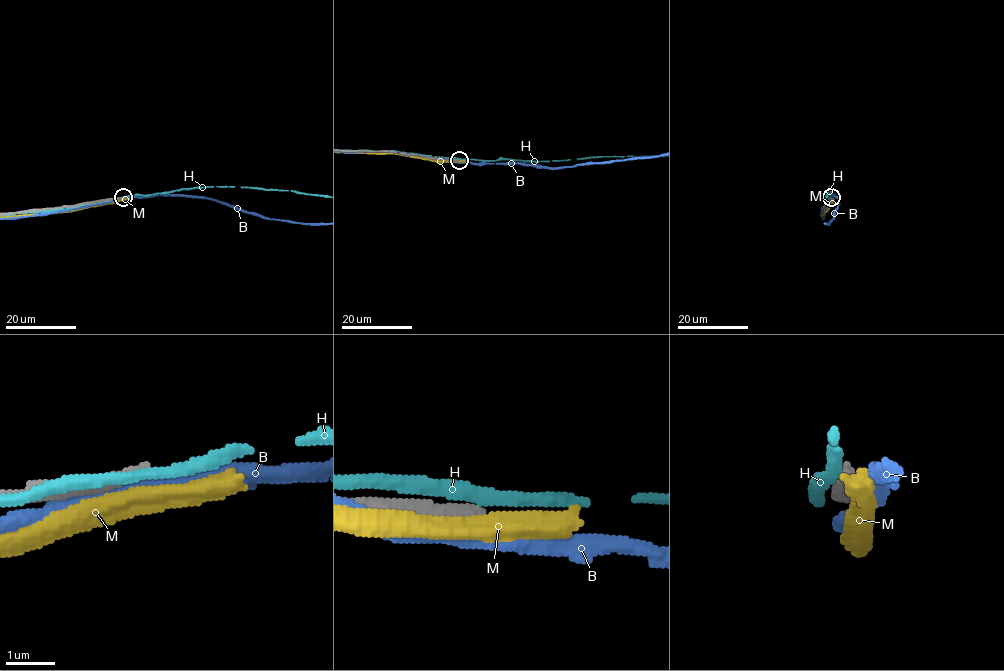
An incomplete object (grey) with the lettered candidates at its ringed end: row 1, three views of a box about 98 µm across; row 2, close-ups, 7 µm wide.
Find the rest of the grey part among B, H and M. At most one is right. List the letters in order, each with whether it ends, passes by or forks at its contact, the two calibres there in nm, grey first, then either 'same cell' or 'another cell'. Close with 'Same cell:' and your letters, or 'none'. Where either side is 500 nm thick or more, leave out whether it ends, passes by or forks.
B: it passes by; calibres 320 and 320 nm; another cell
H: it passes by; calibres 440 and 280 nm; another cell
M: it passes by; calibres 440 and 440 nm; another cell
Same cell: none

